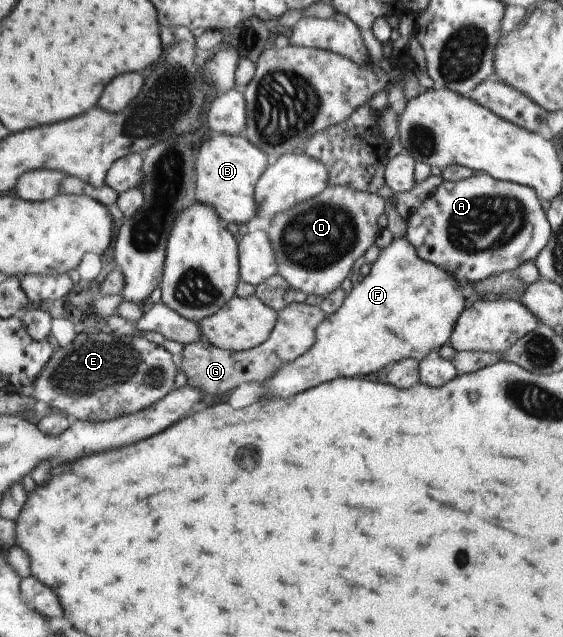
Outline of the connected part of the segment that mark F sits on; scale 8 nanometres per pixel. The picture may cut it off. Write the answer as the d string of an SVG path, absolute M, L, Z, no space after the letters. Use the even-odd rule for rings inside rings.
M406 234L393 239L381 249L369 273L352 287L341 306L317 326L313 346L305 354L279 367L272 377L268 377L265 381L265 384L269 384L267 396L281 396L281 398L295 396L297 392L303 392L311 386L317 386L321 382L339 376L349 378L349 376L373 374L379 368L390 366L401 359L413 359L419 362L449 341L455 321L467 306L466 298L461 294L460 288L461 286L448 275L447 271L421 260L412 245L407 242Z

